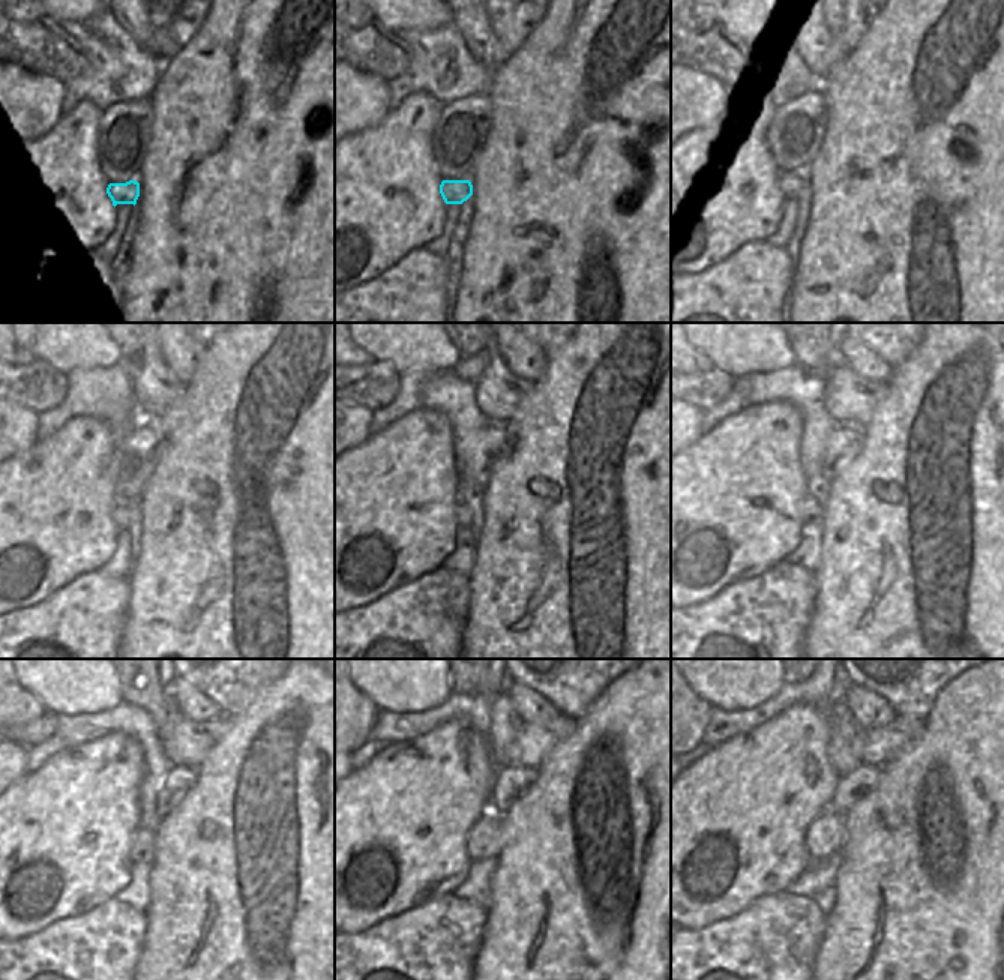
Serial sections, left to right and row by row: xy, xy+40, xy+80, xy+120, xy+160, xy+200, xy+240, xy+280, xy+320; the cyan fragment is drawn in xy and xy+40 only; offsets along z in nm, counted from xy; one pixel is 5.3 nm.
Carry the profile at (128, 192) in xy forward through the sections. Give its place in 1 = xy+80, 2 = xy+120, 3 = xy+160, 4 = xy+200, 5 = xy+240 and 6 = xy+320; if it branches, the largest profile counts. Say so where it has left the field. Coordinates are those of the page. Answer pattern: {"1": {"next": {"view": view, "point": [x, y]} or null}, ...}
{"1": {"next": {"view": "xy+80", "point": [790, 183]}}, "2": {"next": {"view": "xy+120", "point": [122, 514]}}, "3": {"next": {"view": "xy+160", "point": [468, 509]}}, "4": {"next": {"view": "xy+200", "point": [812, 511]}}, "5": {"next": {"view": "xy+240", "point": [143, 844]}}, "6": {"next": {"view": "xy+320", "point": [824, 836]}}}

